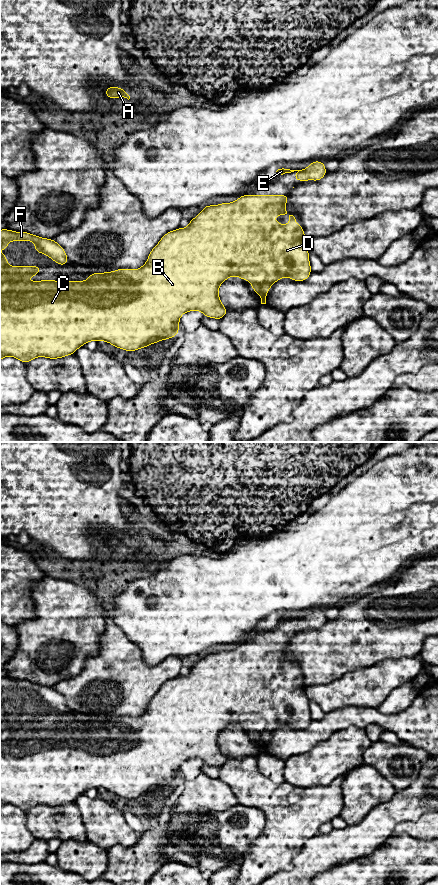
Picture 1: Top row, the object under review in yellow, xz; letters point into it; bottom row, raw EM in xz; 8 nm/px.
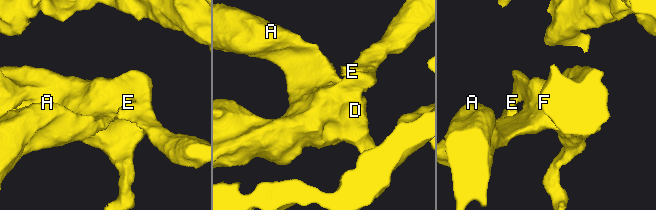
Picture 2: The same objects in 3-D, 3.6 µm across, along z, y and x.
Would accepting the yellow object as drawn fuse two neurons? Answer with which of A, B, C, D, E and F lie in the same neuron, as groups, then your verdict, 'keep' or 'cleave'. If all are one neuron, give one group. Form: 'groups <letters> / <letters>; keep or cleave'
groups A B C D E F; keep

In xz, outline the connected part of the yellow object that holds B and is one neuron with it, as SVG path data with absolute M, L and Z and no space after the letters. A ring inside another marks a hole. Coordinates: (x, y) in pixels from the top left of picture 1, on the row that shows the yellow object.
M243 195L232 203L222 203L214 206L206 205L204 209L191 221L186 228L178 228L166 233L159 243L151 250L147 262L136 270L118 269L113 272L92 273L85 281L54 281L45 280L39 282L24 281L26 277L33 277L40 273L40 266L8 266L8 259L5 253L0 253L0 361L6 356L12 356L25 364L36 357L50 359L62 358L72 355L75 351L89 341L106 341L115 348L124 349L128 352L145 348L148 345L175 337L179 333L180 317L188 311L201 311L209 318L221 319L228 312L219 299L219 286L227 278L237 276L249 281L253 290L260 295L261 304L266 304L266 294L270 287L279 279L289 277L293 281L304 281L311 274L309 262L309 251L304 245L306 236L302 225L297 225L297 216L285 211L288 195ZM278 215L288 215L290 222L287 225L280 225L279 221L273 218Z

